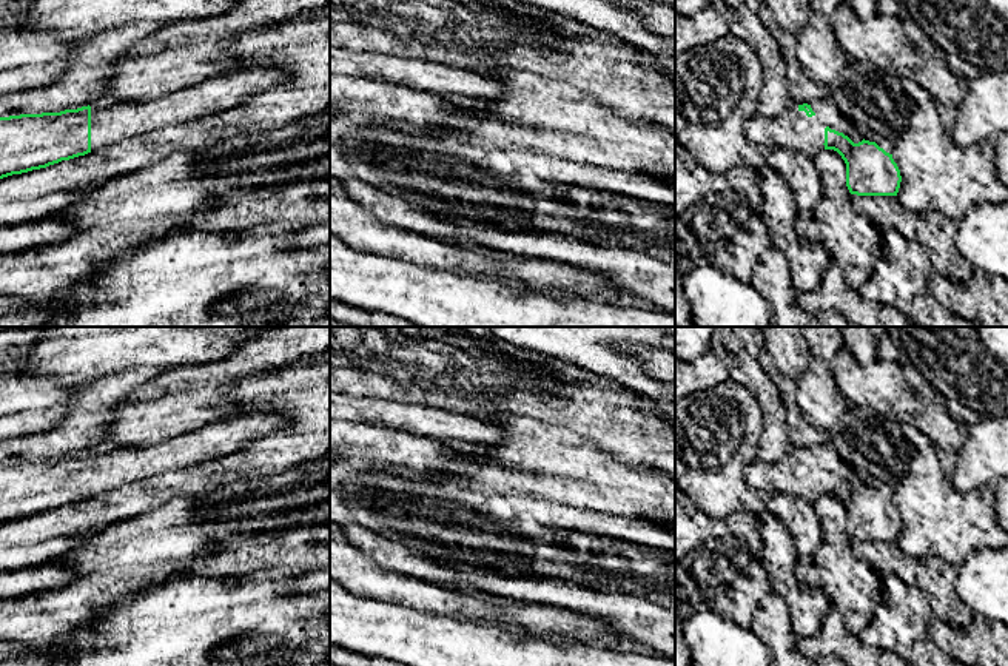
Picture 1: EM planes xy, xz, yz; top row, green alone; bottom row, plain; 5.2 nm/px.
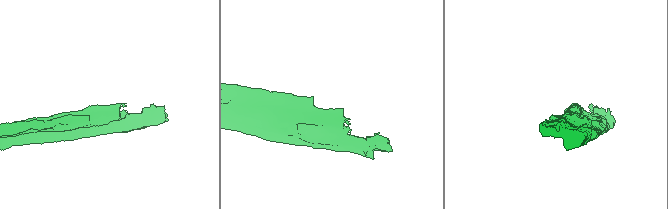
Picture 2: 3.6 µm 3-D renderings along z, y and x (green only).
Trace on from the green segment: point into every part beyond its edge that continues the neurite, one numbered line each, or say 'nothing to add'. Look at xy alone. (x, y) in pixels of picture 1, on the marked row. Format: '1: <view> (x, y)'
1: xy (111, 122)

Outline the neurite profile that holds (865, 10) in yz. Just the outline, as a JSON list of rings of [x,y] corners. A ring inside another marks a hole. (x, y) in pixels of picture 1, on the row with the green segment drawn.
[[[843,0],[863,20],[877,14],[877,0]]]

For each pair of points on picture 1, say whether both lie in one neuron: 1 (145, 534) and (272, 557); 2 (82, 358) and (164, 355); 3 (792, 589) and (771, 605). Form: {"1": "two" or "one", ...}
{"1": "two", "2": "one", "3": "two"}

